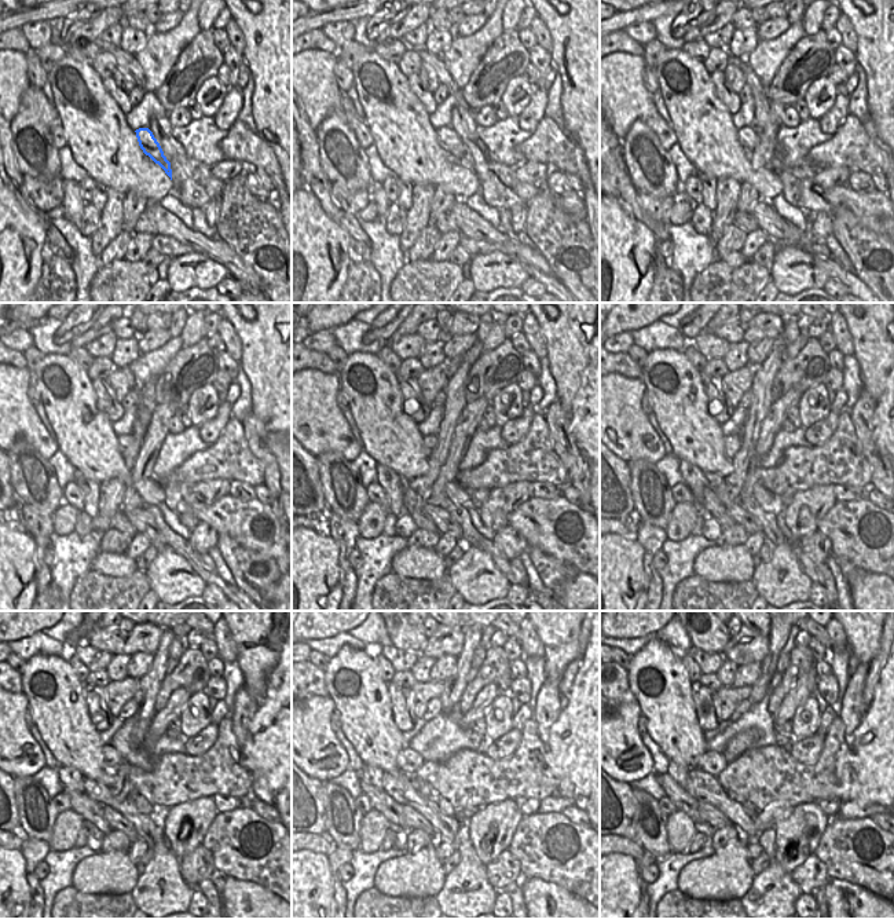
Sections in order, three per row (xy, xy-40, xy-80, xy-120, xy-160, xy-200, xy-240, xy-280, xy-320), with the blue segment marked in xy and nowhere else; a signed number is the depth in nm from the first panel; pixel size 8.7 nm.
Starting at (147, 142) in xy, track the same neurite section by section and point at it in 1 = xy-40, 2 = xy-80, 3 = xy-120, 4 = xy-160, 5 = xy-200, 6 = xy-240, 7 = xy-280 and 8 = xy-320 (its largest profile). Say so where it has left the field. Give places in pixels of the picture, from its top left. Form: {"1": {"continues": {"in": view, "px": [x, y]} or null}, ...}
{"1": {"continues": {"in": "xy-40", "px": [447, 138]}}, "2": {"continues": {"in": "xy-80", "px": [748, 136]}}, "3": {"continues": {"in": "xy-120", "px": [125, 443]}}, "4": {"continues": {"in": "xy-160", "px": [429, 442]}}, "5": {"continues": {"in": "xy-200", "px": [732, 443]}}, "6": {"continues": {"in": "xy-240", "px": [112, 758]}}, "7": {"continues": {"in": "xy-280", "px": [409, 761]}}, "8": {"continues": {"in": "xy-320", "px": [713, 762]}}}

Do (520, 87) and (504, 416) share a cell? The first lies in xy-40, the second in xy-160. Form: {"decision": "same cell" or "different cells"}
{"decision": "same cell"}

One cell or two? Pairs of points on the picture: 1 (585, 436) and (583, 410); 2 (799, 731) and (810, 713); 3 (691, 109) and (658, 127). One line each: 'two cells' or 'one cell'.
1: one cell
2: one cell
3: two cells

